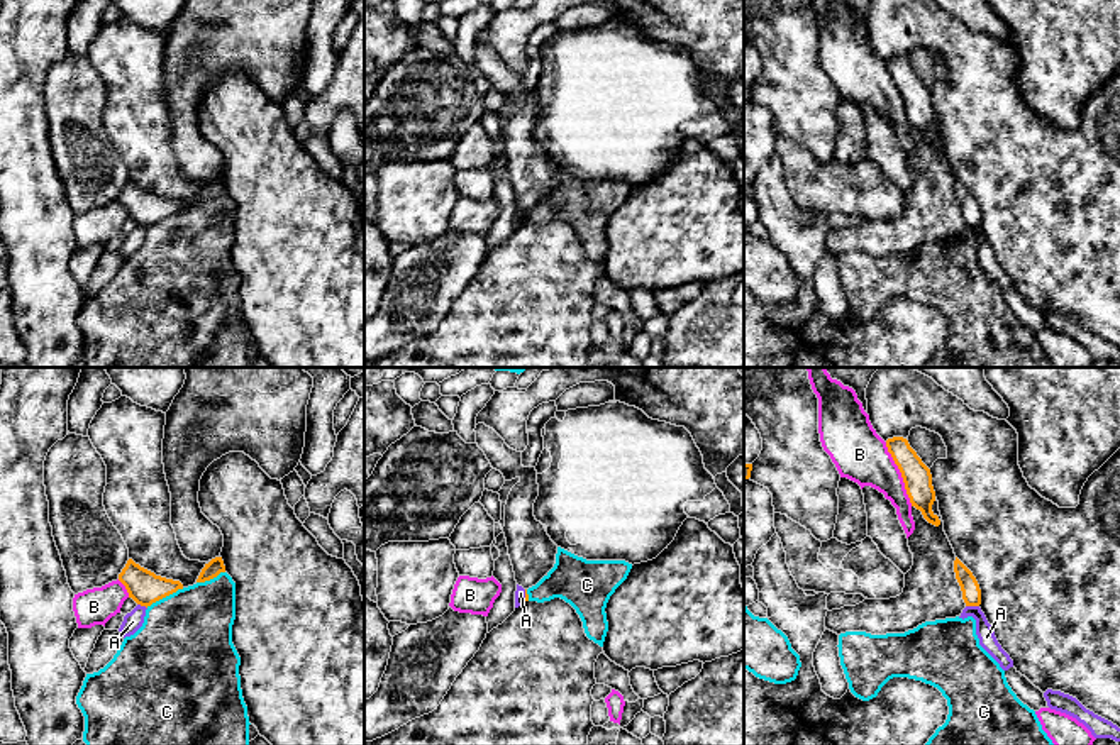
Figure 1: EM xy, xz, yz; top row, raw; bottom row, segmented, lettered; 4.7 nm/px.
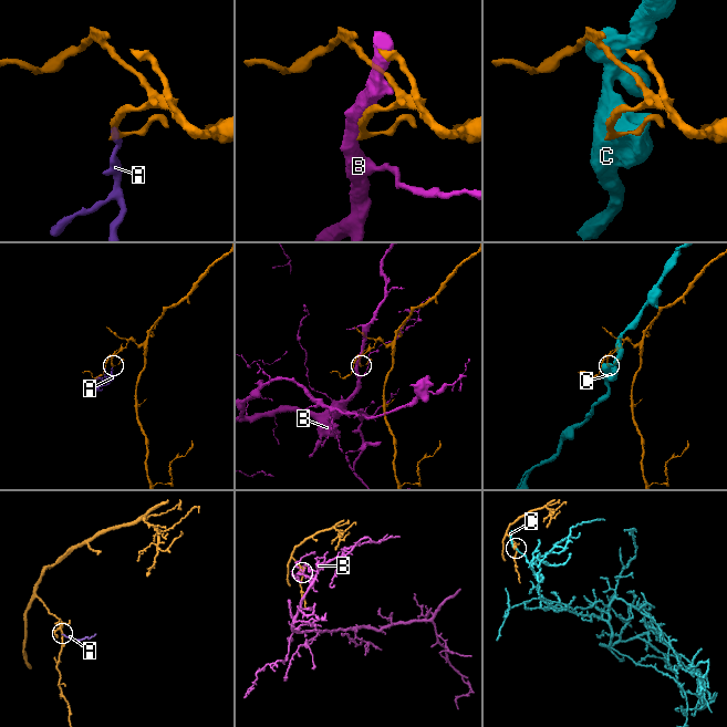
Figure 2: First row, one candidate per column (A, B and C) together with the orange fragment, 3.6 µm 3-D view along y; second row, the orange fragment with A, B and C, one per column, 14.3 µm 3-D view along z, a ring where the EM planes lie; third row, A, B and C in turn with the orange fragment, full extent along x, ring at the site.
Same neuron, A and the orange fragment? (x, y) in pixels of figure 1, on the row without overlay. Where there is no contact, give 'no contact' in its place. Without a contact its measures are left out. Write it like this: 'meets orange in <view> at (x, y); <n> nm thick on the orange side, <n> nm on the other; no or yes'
meets orange in yz at (973, 226); 90 nm thick on the orange side, 80 nm on the other; no

